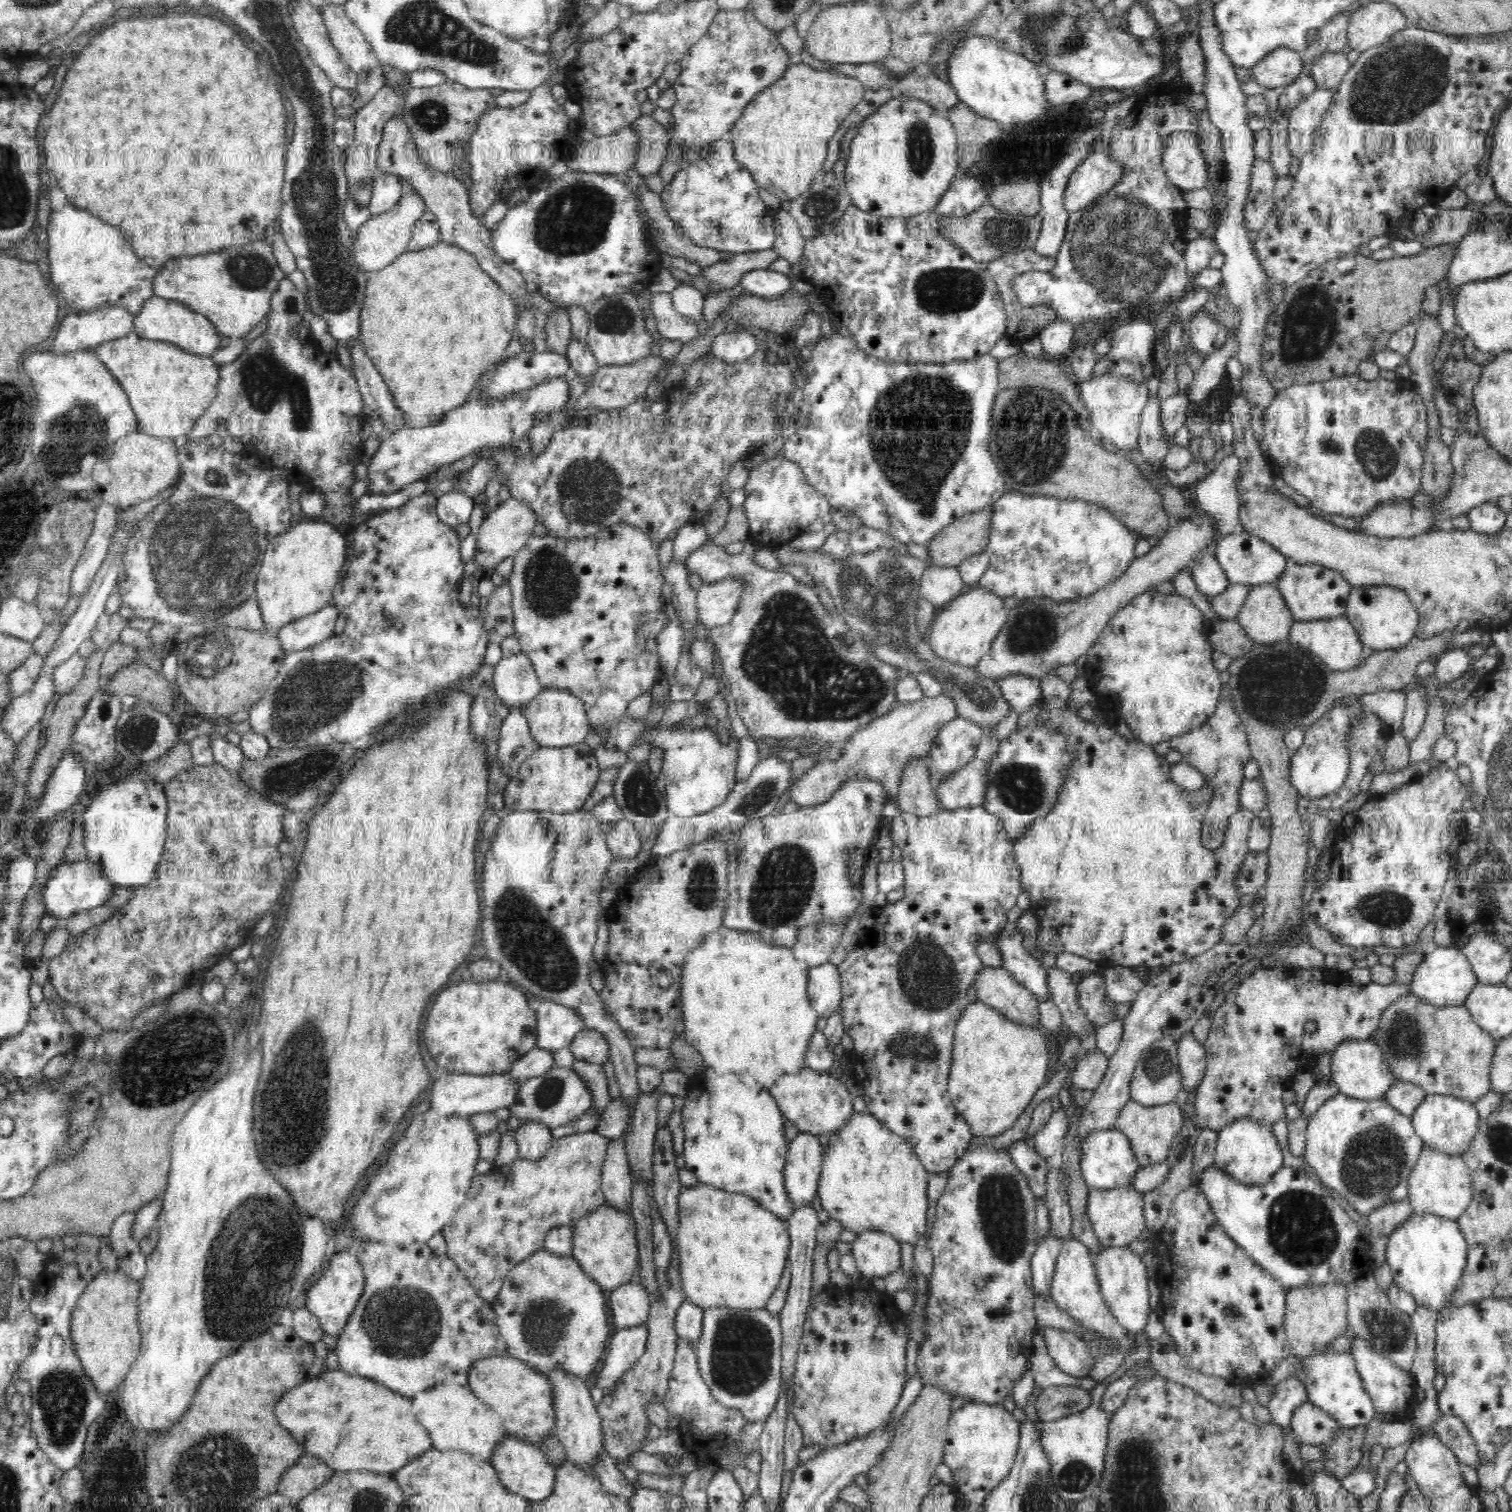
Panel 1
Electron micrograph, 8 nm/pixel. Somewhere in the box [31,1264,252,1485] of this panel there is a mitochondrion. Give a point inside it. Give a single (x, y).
(63, 1397)

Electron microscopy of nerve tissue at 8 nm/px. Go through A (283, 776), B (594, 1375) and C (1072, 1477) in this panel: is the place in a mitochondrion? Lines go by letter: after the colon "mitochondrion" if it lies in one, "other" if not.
A: mitochondrion
B: other
C: mitochondrion

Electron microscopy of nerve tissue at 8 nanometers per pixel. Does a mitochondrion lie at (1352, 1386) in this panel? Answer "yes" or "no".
no

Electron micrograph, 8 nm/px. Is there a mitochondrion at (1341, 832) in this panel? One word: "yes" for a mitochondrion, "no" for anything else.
no

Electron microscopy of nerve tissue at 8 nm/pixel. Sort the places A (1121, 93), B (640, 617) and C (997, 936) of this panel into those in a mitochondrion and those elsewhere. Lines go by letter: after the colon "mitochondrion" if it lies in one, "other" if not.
A: other
B: other
C: other

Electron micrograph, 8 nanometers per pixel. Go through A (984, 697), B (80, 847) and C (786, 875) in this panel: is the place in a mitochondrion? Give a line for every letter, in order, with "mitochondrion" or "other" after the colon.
A: mitochondrion
B: other
C: mitochondrion

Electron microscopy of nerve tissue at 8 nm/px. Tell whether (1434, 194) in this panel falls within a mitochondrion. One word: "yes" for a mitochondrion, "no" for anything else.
no

